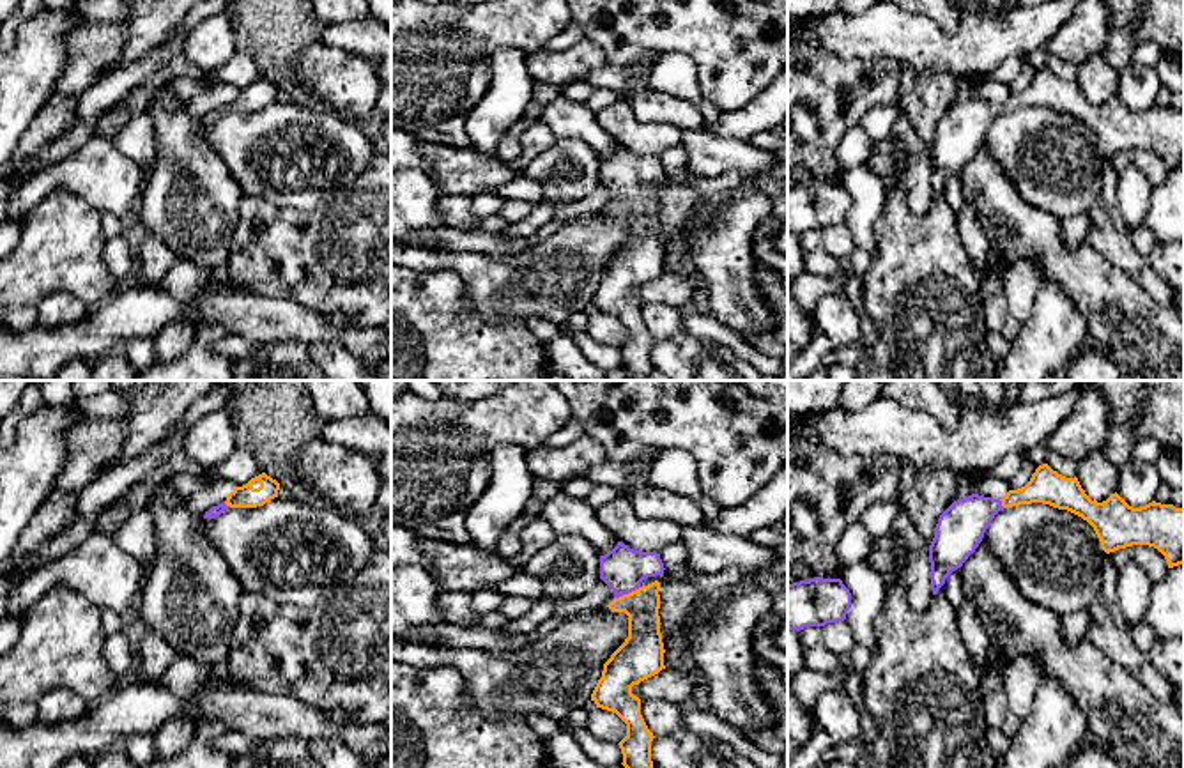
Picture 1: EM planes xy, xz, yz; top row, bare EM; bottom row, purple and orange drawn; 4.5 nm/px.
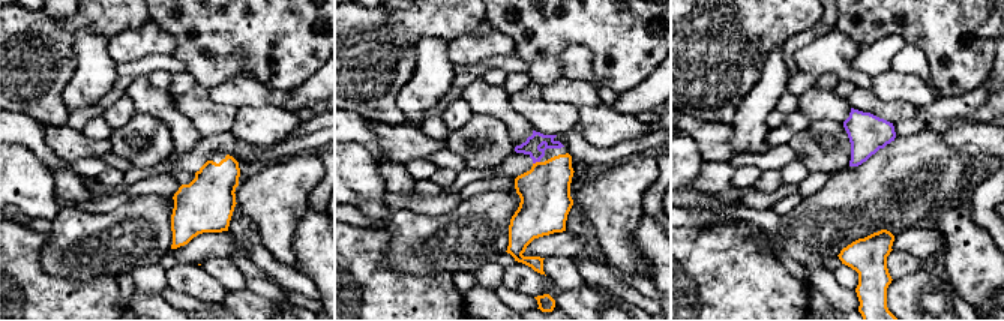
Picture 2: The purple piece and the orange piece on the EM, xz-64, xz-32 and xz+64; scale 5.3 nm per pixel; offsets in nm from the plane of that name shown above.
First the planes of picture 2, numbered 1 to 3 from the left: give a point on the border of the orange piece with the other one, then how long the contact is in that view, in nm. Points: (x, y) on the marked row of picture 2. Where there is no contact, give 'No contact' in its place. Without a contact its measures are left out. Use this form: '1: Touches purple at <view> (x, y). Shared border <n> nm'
1: No contact
2: Touches purple at xz-32 (536, 161). Shared border 40 nm
3: No contact

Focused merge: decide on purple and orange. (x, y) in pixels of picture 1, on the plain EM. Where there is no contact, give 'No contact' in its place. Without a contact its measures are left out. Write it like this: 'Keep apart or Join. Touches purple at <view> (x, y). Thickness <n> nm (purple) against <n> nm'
Join. Touches purple at xz (627, 197). Thickness 200 nm (purple) against 160 nm

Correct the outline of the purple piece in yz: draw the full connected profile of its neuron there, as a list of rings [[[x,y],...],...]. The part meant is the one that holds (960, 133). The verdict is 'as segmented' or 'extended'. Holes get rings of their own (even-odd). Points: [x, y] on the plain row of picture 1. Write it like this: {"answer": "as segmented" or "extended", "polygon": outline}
{"answer": "extended", "polygon": [[[1042,67],[1025,90],[1009,94],[1002,103],[972,97],[940,119],[929,149],[933,198],[975,156],[1000,113],[1032,106],[1067,113],[1087,124],[1106,157],[1149,149],[1165,159],[1168,172],[1184,168],[1184,111],[1156,104],[1133,111],[1117,96],[1097,106],[1085,97],[1076,80],[1065,81]]]}

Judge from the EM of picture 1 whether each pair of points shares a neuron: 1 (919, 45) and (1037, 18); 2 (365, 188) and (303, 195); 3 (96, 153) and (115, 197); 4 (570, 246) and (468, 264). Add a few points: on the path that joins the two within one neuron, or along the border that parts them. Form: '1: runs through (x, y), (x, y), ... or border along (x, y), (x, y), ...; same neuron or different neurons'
1: runs through (949, 45), (979, 45), (991, 38), (1007, 36); same neuron
2: border along (367, 167), (321, 204), (310, 209), (294, 207); different neurons
3: runs through (98, 163), (98, 170), (114, 186); same neuron
4: runs through (545, 271), (492, 273); same neuron

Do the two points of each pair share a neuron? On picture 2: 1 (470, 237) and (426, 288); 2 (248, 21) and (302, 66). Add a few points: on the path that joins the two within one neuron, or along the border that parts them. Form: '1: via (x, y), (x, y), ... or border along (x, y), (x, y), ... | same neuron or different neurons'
1: border along (450, 272), (429, 275), (404, 273) | different neurons
2: via (261, 26), (288, 53) | same neuron

